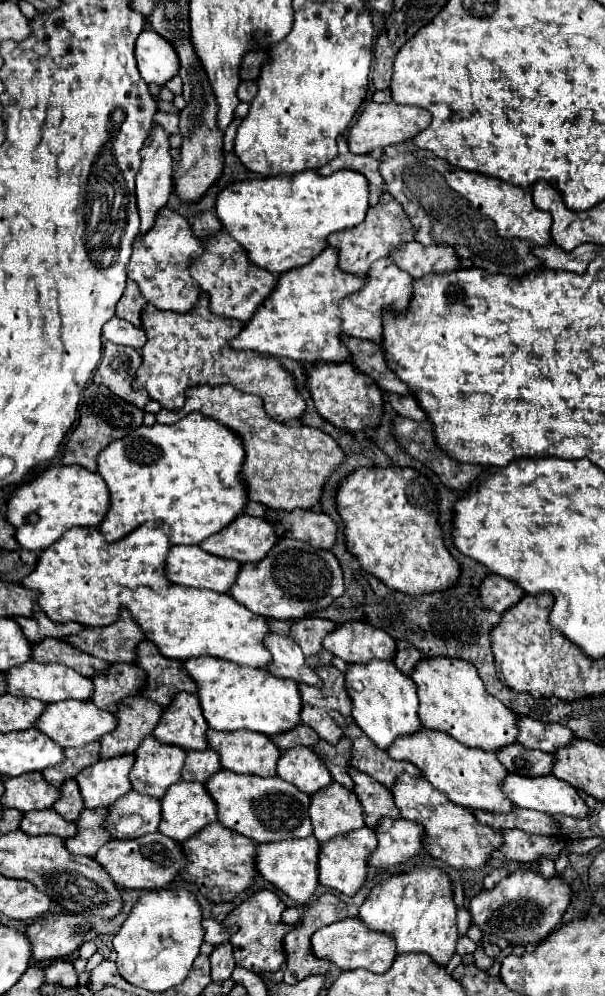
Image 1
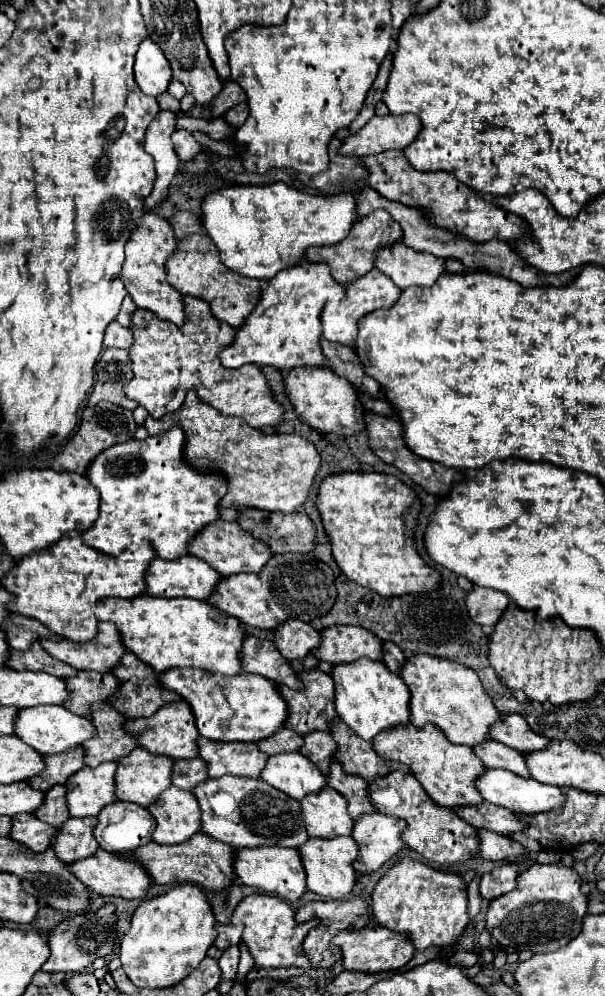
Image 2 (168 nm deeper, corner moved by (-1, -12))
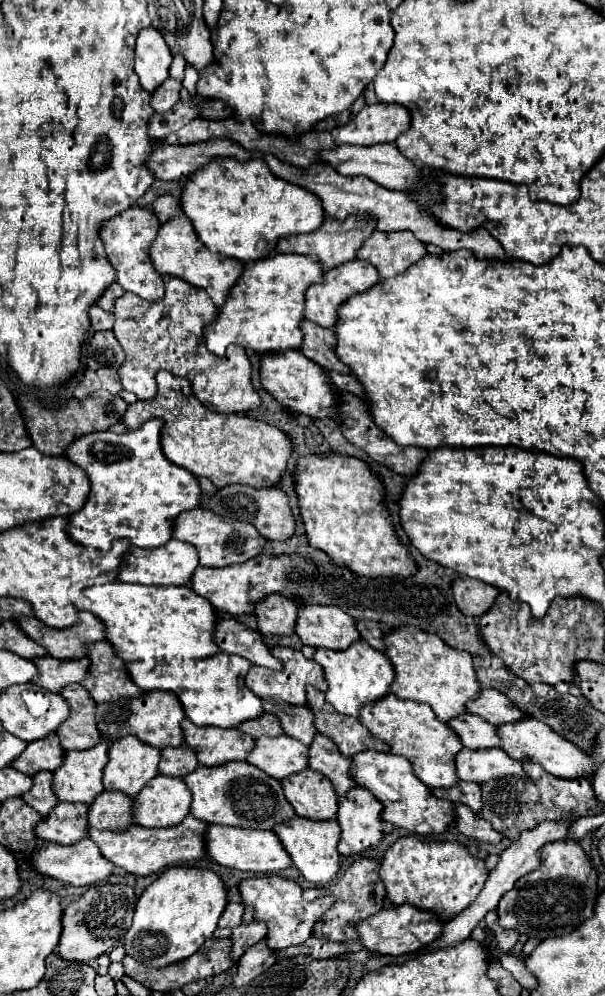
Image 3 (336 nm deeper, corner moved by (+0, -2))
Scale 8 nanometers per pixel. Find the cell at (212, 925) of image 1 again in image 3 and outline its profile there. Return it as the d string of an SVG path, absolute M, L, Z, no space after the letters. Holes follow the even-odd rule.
M229 903L225 907L225 911L223 911L223 915L221 915L221 921L218 922L218 927L221 927L221 929L225 929L225 927L233 929L233 927L241 925L242 917L243 907L237 905L237 903Z

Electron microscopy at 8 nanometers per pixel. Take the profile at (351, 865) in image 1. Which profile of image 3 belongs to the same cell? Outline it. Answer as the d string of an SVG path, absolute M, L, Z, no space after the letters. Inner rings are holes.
M293 817L293 821L277 825L277 829L273 831L277 833L285 851L293 859L293 865L301 871L301 875L307 881L315 885L325 885L337 877L341 867L341 855L337 851L341 839L341 827L337 821L305 821L305 817Z

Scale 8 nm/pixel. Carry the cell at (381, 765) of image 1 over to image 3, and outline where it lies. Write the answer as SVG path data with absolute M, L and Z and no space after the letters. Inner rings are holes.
M309 687L307 689L307 701L317 717L317 731L329 737L341 751L343 757L355 757L357 753L365 751L365 741L371 739L371 733L361 725L355 717L345 717L337 713L321 695L321 691Z

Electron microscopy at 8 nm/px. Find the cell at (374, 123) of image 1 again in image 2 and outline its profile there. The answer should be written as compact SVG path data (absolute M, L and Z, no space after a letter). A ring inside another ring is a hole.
M374 115L358 133L346 137L340 145L342 155L366 157L388 149L404 149L420 133L420 119L416 115Z

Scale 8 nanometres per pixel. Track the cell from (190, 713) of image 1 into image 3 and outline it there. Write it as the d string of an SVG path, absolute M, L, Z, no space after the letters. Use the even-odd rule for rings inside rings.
M149 691L145 697L137 697L133 701L111 701L111 703L99 703L97 705L97 727L111 737L121 739L127 735L139 737L143 743L153 745L157 749L165 747L179 747L183 745L183 729L181 721L185 719L183 705L179 703L177 695L171 691Z

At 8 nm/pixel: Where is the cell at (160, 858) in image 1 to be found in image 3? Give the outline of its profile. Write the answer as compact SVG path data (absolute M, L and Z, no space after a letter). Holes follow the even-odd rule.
M85 839L81 841L81 845L69 845L69 847L63 847L63 845L49 845L45 843L43 847L35 849L31 855L29 855L29 861L33 863L33 867L47 875L47 877L55 877L55 879L61 879L69 885L93 885L93 883L101 883L101 881L107 881L113 873L115 873L115 865L105 857L101 855L99 847L91 841L91 839Z

